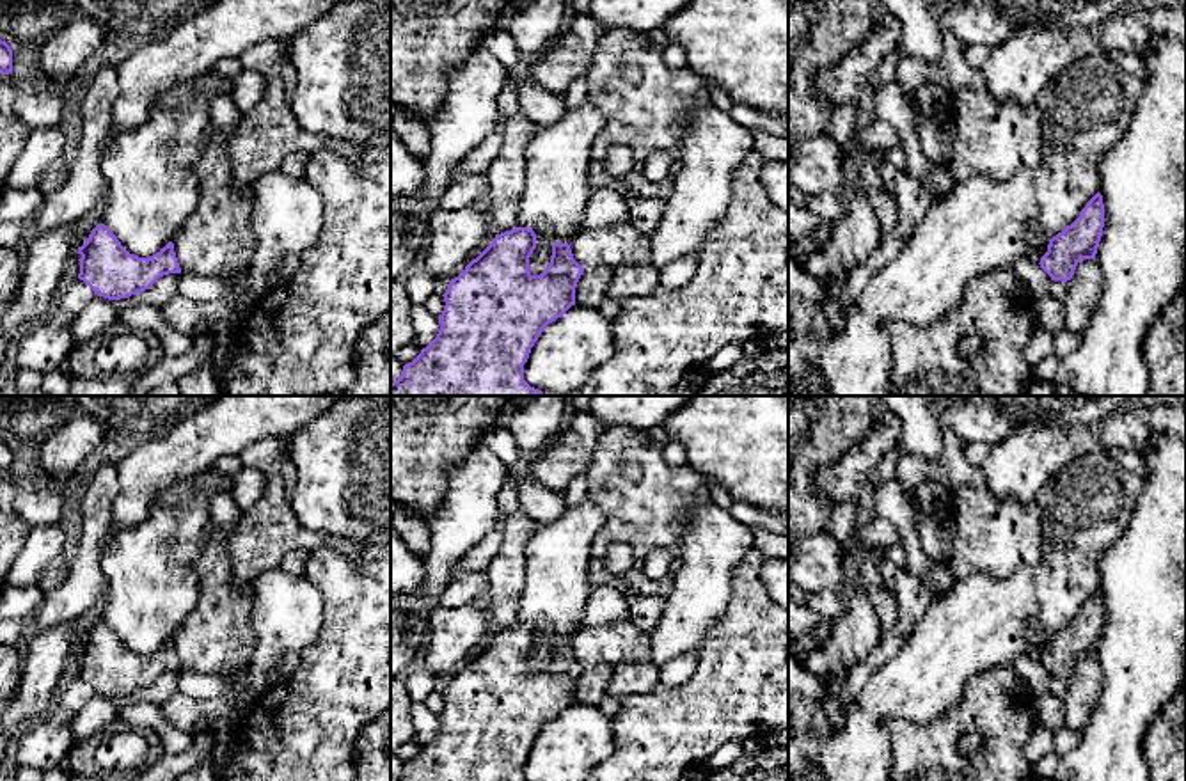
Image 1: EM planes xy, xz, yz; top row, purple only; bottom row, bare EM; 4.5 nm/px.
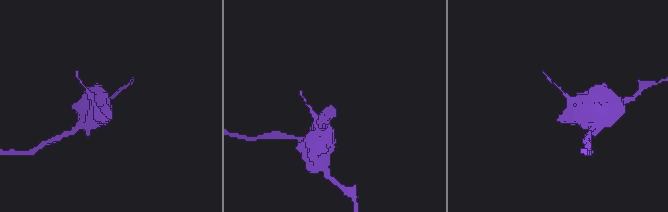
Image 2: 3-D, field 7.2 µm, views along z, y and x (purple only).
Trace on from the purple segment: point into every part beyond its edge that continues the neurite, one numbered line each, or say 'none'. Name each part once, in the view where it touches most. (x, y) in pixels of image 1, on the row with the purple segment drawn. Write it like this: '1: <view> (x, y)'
none

